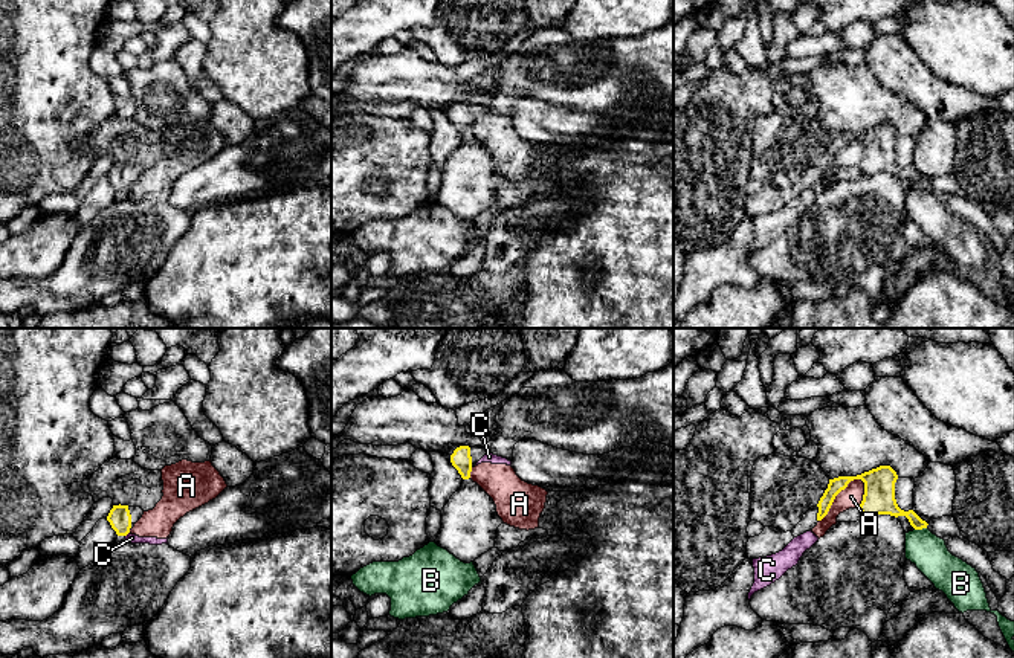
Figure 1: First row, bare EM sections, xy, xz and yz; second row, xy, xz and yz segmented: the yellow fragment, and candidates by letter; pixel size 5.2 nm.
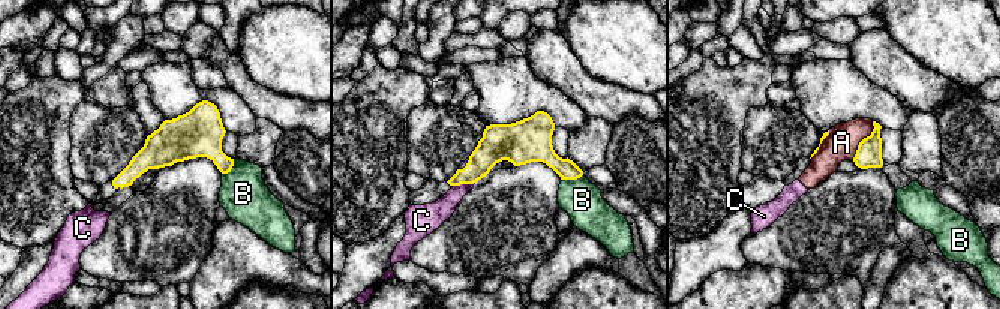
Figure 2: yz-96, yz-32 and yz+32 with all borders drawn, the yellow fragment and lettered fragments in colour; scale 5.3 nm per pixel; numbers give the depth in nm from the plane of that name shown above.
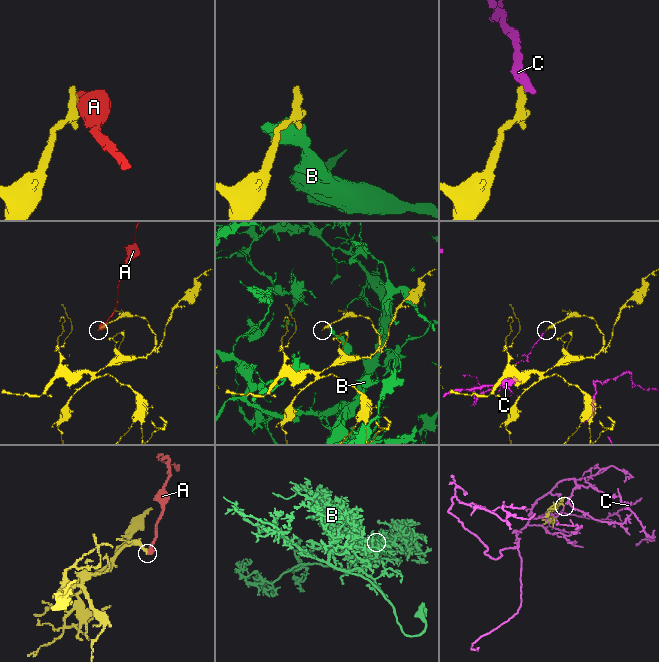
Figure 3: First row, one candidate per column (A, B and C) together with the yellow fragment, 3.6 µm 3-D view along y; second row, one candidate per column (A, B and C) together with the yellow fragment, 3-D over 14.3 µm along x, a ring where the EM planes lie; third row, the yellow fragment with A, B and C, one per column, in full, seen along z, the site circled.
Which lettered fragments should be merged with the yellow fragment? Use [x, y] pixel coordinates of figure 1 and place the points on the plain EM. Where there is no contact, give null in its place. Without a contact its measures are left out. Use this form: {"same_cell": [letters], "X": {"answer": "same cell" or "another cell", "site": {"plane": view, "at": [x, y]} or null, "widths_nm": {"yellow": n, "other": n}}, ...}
{"same_cell": [], "A": {"answer": "another cell", "site": {"plane": "yz", "at": [837, 151]}, "widths_nm": {"yellow": 170, "other": 110}}, "B": {"answer": "another cell", "site": {"plane": "yz", "at": [920, 187]}, "widths_nm": {"yellow": 140, "other": 190}}, "C": {"answer": "another cell", "site": {"plane": "xy", "at": [127, 191]}, "widths_nm": {"yellow": 120, "other": 50}}}

